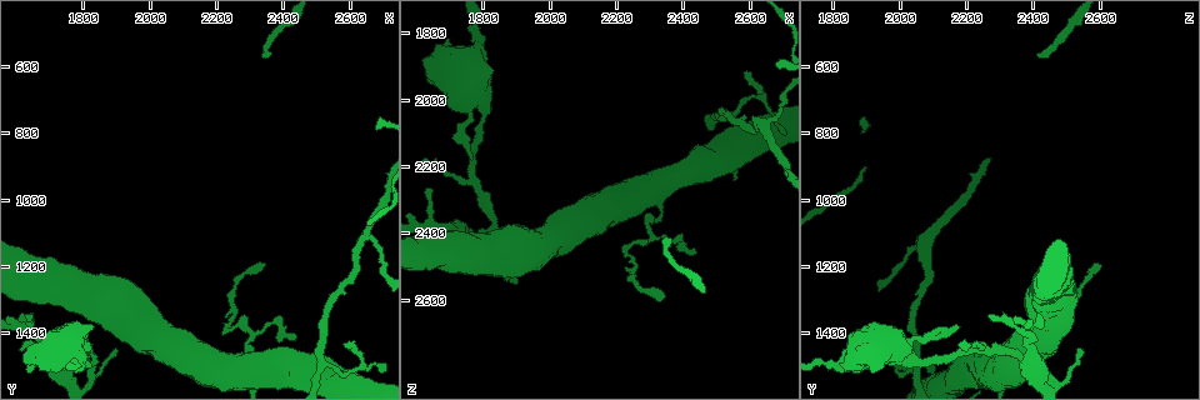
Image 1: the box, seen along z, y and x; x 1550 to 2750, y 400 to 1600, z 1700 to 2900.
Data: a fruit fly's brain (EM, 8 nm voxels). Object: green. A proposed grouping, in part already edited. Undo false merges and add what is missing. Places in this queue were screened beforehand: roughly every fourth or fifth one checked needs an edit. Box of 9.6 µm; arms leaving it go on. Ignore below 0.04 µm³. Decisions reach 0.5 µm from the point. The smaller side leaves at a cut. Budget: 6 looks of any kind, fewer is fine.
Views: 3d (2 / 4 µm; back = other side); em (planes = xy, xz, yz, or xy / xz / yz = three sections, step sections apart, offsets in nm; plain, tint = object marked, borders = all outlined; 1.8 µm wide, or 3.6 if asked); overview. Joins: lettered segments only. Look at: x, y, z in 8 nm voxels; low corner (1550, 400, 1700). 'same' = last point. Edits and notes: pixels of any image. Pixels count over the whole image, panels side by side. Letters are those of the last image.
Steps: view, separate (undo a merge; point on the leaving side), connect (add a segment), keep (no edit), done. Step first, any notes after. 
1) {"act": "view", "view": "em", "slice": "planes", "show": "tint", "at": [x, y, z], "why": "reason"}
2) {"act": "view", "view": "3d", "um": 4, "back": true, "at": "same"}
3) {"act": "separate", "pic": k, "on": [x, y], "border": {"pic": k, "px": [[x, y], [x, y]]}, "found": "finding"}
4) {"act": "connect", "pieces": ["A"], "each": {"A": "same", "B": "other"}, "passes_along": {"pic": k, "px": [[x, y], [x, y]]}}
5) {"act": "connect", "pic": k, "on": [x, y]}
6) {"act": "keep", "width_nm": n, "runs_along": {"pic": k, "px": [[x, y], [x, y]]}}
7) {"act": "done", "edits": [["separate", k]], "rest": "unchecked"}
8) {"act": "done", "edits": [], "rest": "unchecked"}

{"act": "view", "view": "em", "slice": "planes", "show": "borders", "at": [1770, 1380, 2170], "why": "branch stops here"}

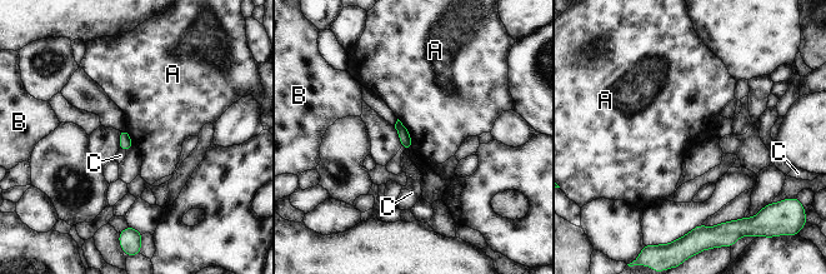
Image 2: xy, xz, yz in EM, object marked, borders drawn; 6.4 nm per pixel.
{"act": "keep", "longest_contact_nm": ["A", 220], "each": {"A": "other", "B": "other", "C": "other"}, "found": "none of them fits"}

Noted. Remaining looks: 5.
{"act": "view", "view": "em", "slice": "planes", "show": "borders", "at": [1820, 1500, 2390], "why": "thick turns thin"}

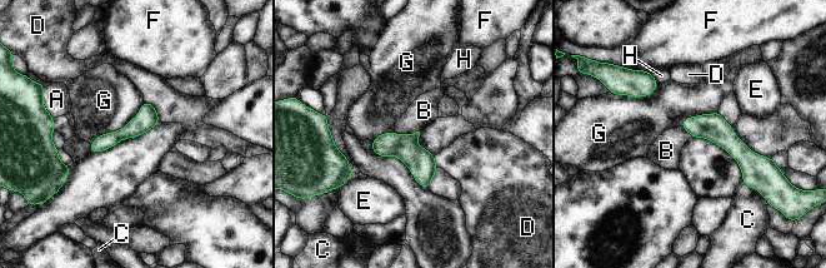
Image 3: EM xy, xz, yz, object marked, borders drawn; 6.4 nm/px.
{"act": "keep", "width_nm": 140, "each": {"A": "other", "B": "other", "C": "other", "D": "other", "E": "other", "F": "other", "G": "other", "H": "other"}, "runs_along": {"pic": 3, "px": [[685, 124], [712, 127], [764, 162]]}, "found": "continuous, no second neuron"}

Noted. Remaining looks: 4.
{"act": "view", "view": "em", "slice": "planes", "show": "borders", "at": [2640, 1110, 2080], "why": "three arms meet"}

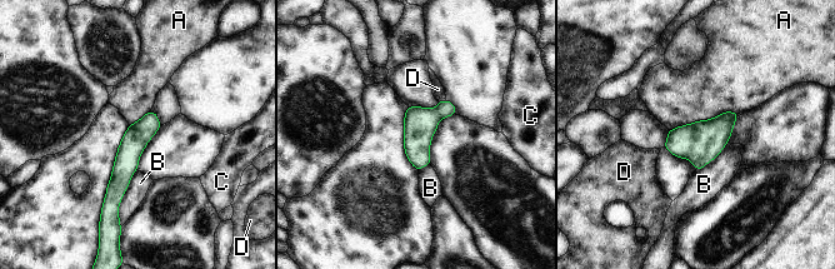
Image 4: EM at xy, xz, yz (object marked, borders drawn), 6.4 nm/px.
{"act": "keep", "each": {"A": "other", "B": "other", "C": "other", "D": "other"}, "border": {"pic": 4, "px": [[739, 111], [721, 111], [669, 130]]}, "found": "continuous, no second neuron"}

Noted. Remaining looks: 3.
{"act": "done", "edits": [], "rest": "unchecked"}

